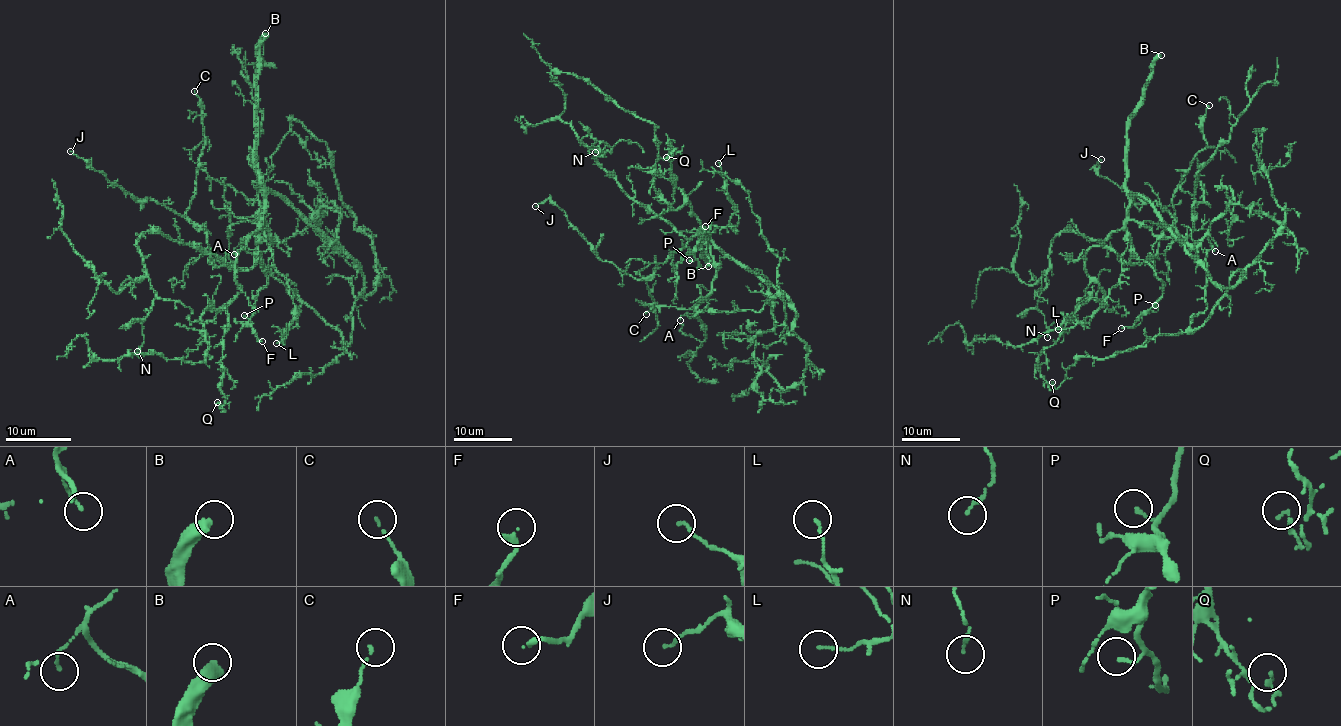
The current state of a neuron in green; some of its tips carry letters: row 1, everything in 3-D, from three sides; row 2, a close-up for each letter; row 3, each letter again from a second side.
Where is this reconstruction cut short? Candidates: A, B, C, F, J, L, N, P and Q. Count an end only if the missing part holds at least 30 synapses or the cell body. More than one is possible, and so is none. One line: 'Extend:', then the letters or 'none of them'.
Extend: B

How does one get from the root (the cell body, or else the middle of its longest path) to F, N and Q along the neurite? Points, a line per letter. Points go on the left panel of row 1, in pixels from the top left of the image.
F: (273, 192), (267, 194), (258, 232), (258, 259), (267, 284), (258, 292), (250, 317), (252, 331), (262, 341)
N: (273, 192), (249, 269), (157, 232), (140, 236), (155, 299), (137, 351)
Q: (273, 192), (267, 194), (262, 225), (235, 259), (240, 291), (224, 309), (224, 412), (217, 402)

